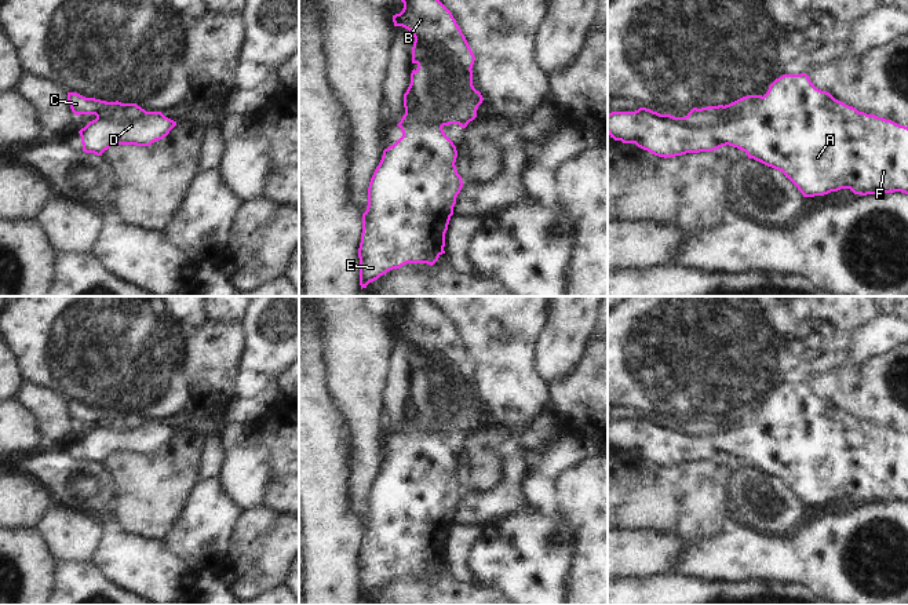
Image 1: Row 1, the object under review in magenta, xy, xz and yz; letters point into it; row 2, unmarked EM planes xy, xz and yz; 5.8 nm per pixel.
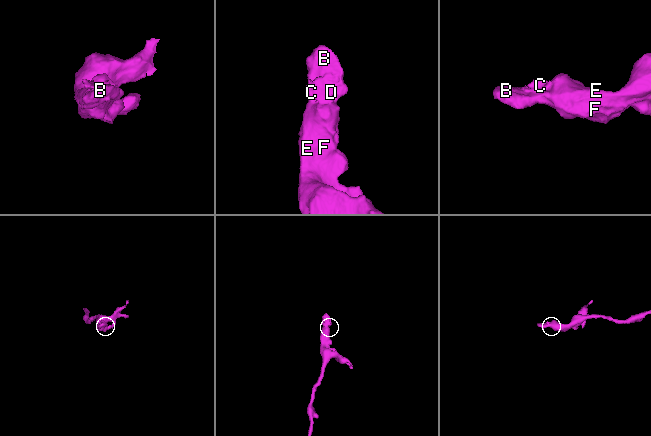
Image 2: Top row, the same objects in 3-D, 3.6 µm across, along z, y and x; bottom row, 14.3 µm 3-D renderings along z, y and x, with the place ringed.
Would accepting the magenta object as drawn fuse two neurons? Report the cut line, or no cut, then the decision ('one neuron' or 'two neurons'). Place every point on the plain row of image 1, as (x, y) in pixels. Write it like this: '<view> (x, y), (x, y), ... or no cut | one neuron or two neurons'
no cut | one neuron

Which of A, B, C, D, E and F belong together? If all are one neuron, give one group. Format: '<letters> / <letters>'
A B C D E F

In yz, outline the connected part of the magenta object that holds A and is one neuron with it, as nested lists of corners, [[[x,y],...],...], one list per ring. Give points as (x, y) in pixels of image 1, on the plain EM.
[[[806,382],[783,383],[769,394],[763,405],[747,404],[725,415],[693,416],[685,426],[660,423],[646,416],[612,420],[608,423],[608,442],[615,449],[635,452],[664,467],[712,460],[729,453],[745,460],[748,467],[781,480],[803,506],[824,504],[840,498],[850,498],[861,504],[894,500],[908,503],[908,435],[858,420],[829,401],[816,397]]]

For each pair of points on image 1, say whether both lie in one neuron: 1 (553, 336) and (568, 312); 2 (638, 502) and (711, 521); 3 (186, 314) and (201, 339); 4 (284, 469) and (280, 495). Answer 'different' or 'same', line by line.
1: same
2: same
3: different
4: same

